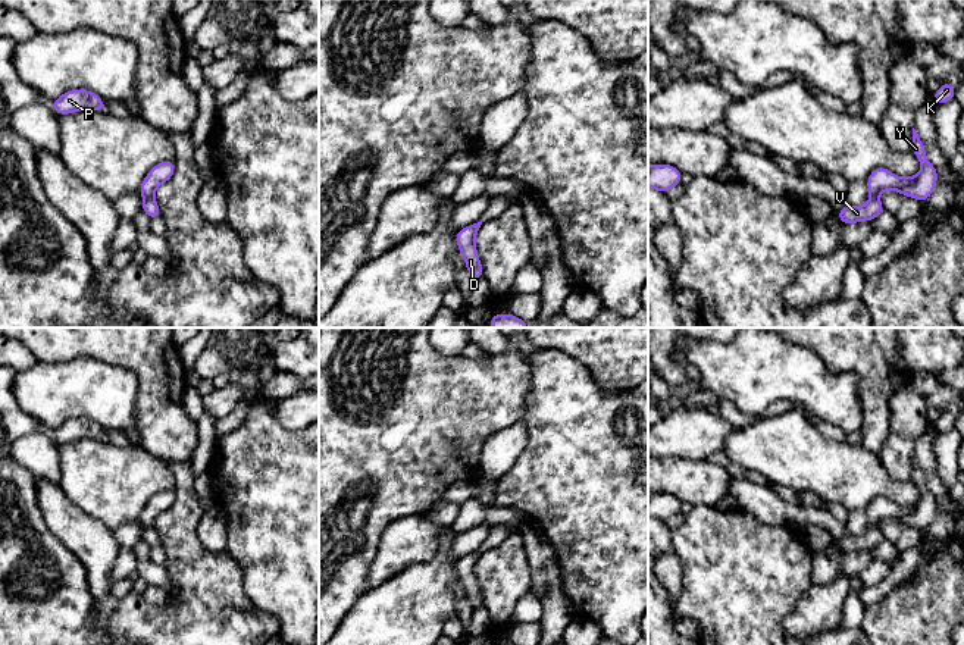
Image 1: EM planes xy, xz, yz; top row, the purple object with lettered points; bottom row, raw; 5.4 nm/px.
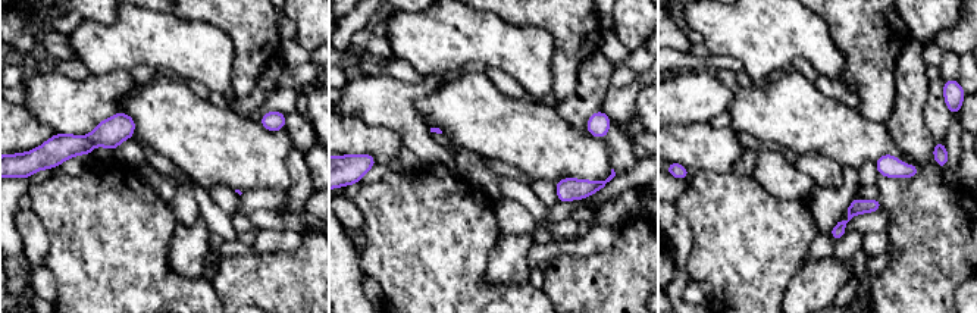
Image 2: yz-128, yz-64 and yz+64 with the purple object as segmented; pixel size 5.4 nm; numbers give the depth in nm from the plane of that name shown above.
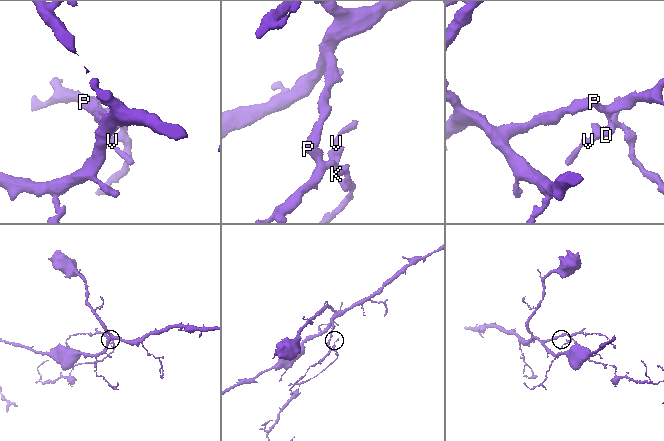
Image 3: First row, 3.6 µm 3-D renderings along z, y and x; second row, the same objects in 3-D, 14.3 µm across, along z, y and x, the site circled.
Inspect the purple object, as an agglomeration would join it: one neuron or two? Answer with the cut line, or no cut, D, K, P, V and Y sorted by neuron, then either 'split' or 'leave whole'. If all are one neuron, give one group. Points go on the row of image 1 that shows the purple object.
cut yz (917, 178), (897, 190); groups D K V / P Y; split

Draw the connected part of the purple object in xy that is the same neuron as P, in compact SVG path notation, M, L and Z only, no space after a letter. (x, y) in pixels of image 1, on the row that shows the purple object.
M71 90L50 104L57 115L68 115L87 109L96 109L103 113L107 112L104 101L88 90Z

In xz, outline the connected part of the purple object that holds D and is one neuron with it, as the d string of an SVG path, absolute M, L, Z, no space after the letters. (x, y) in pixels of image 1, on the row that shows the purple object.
M482 222L469 225L456 234L458 251L461 253L461 256L466 262L467 270L473 279L483 278L483 270L482 270L481 262L478 257L478 251L475 247L475 237L476 237L481 225L482 225Z

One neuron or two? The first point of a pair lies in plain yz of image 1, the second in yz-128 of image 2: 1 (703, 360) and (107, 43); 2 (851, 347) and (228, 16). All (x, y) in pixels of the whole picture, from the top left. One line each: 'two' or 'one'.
1: one
2: one

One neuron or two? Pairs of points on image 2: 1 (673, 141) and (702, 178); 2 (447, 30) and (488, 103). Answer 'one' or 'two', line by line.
1: two
2: two

